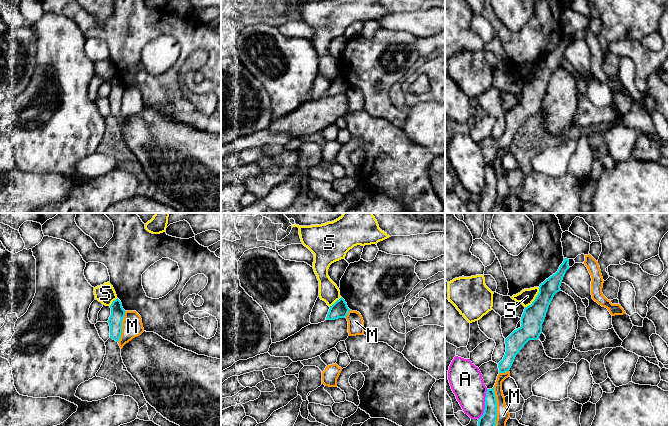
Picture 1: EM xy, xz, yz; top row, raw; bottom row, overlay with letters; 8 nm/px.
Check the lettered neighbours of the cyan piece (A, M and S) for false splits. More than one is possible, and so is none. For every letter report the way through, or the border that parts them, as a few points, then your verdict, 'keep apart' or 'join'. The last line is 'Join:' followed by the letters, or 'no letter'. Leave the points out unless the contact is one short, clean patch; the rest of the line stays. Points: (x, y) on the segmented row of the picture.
A: border along yz (487, 389), (484, 412), (478, 419); keep apart
M: keep apart
S: border along yz (539, 287), (539, 292), (535, 299), (525, 307); keep apart
Join: no letter

